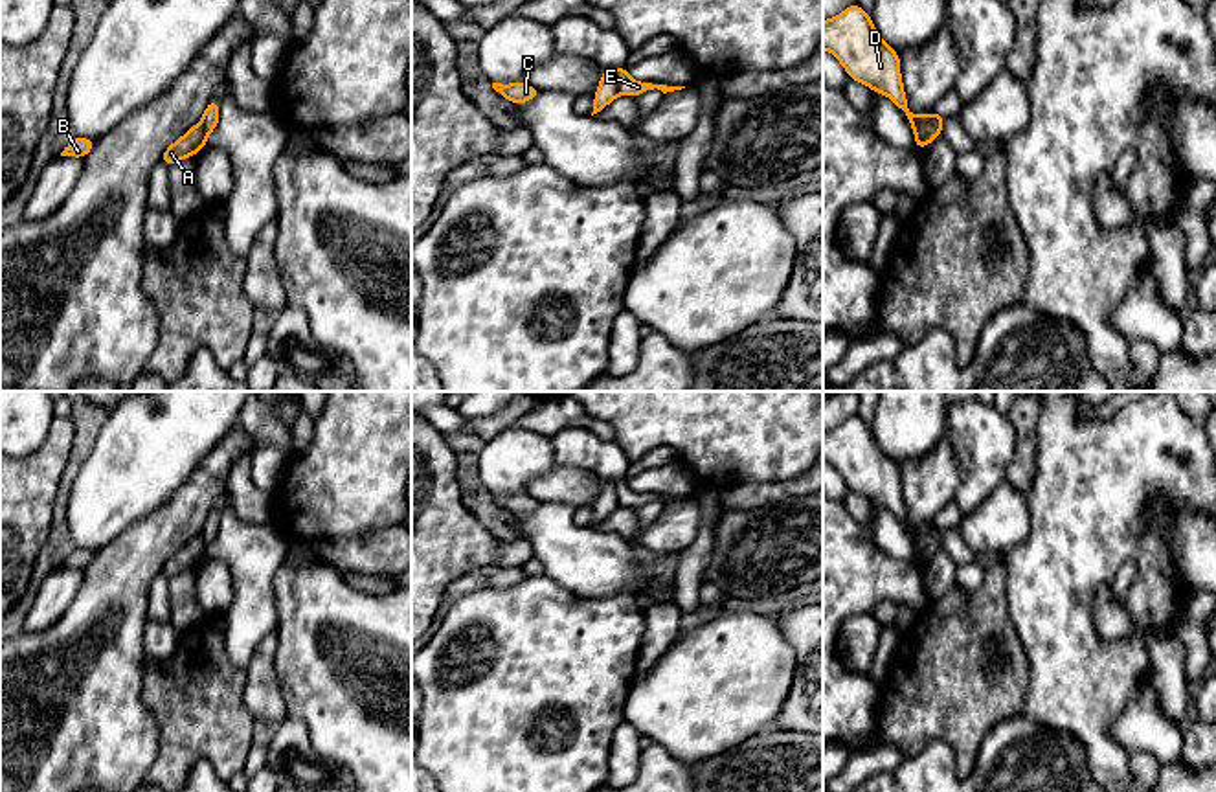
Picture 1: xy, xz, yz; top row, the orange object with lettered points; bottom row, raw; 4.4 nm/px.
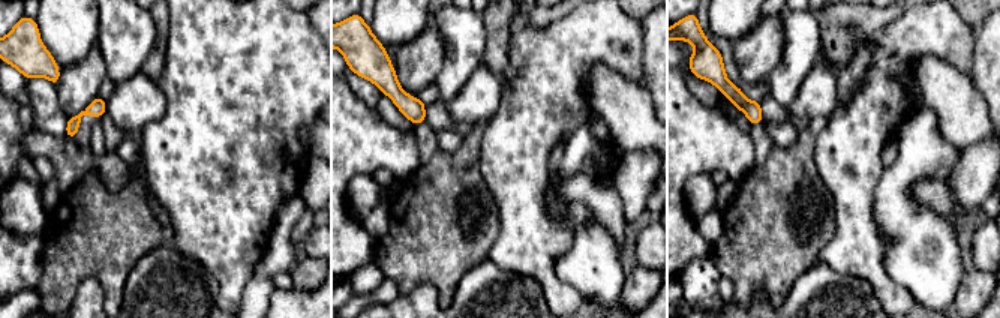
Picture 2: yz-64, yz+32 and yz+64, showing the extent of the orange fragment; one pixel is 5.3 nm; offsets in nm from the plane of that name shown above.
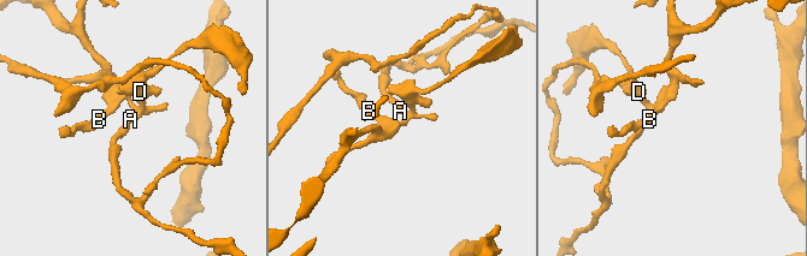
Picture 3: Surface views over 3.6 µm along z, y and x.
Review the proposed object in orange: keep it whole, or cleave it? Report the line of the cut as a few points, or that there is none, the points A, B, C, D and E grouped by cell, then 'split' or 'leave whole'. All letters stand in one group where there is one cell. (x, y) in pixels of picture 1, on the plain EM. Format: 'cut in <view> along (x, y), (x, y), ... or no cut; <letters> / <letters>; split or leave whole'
cut in xz along (612, 482), (619, 504); A B C / D E; split

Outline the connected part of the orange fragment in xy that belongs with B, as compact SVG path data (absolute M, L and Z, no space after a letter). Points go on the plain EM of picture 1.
M75 548L61 564L61 568L84 570L97 553L92 549Z

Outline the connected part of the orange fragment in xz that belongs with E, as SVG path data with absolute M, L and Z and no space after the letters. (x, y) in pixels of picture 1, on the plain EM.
M626 478L615 480L615 491L617 491L617 500L621 507L641 507L648 502L661 502L663 505L667 503L674 503L674 502L681 502L685 498L667 498L667 496L652 496L652 494L641 494L641 492L634 492L628 483Z

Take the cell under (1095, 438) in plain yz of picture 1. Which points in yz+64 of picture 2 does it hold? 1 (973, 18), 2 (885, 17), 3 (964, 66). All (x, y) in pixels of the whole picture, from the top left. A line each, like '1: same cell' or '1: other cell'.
1: other cell
2: other cell
3: same cell

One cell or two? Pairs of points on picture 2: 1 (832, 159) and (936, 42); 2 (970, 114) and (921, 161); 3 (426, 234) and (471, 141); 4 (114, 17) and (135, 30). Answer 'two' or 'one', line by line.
1: one
2: two
3: one
4: one

